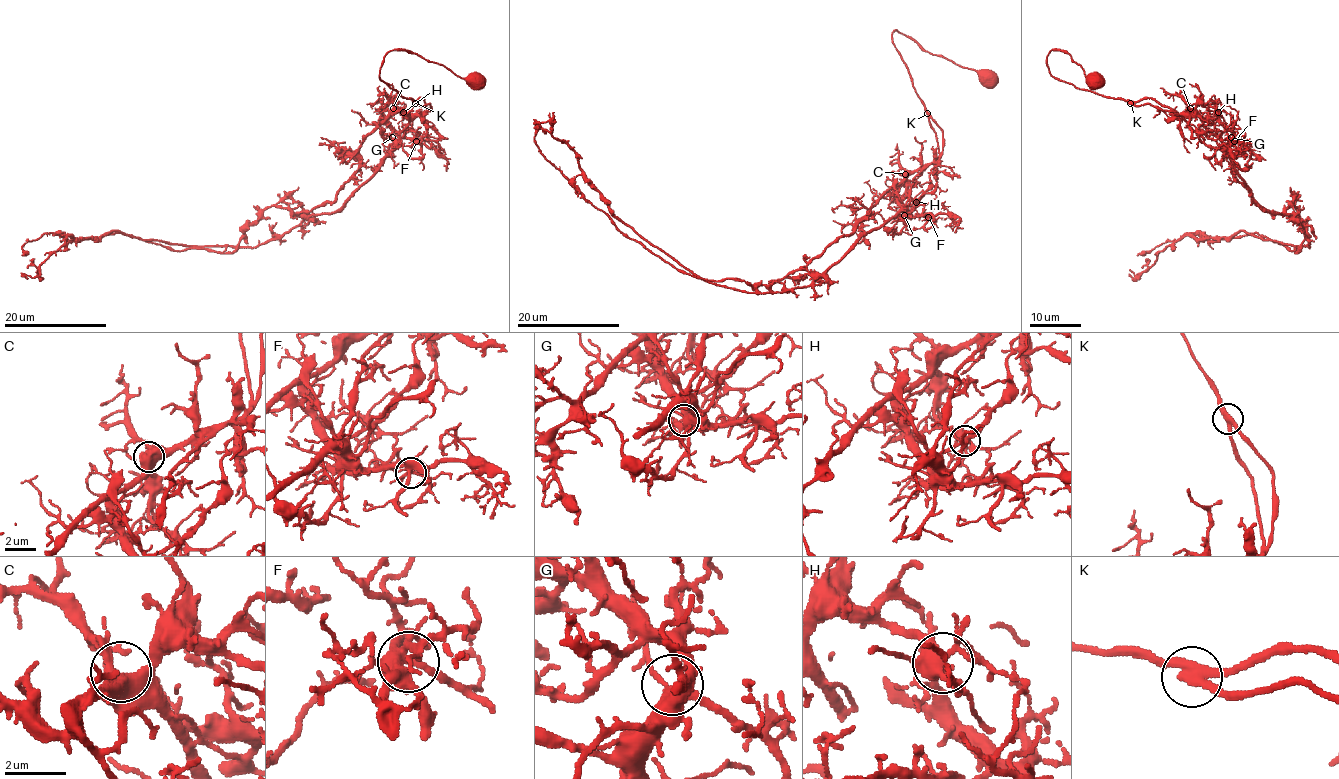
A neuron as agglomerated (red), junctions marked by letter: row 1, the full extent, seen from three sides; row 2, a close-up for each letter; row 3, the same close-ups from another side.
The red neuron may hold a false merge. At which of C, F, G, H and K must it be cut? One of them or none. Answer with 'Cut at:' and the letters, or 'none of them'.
Cut at: K

